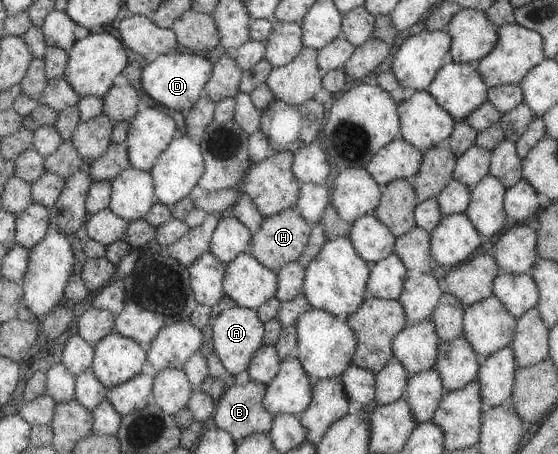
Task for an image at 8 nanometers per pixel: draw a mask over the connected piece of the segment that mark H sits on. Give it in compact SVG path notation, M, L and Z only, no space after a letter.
M288 208L273 216L264 219L260 228L251 236L248 244L249 256L256 260L260 266L274 272L278 271L284 264L294 262L304 250L308 234L312 224L306 222L296 212L296 208Z

